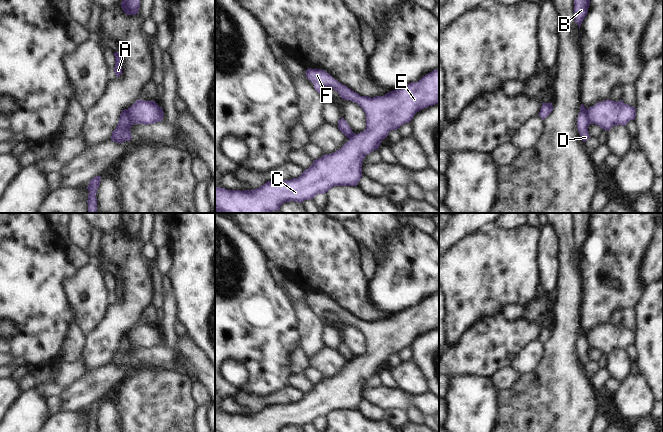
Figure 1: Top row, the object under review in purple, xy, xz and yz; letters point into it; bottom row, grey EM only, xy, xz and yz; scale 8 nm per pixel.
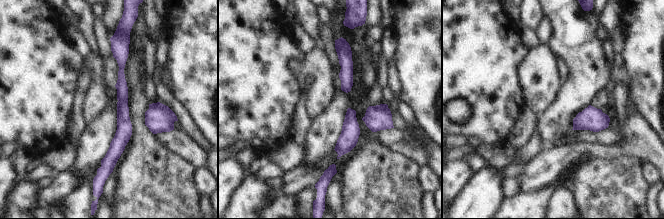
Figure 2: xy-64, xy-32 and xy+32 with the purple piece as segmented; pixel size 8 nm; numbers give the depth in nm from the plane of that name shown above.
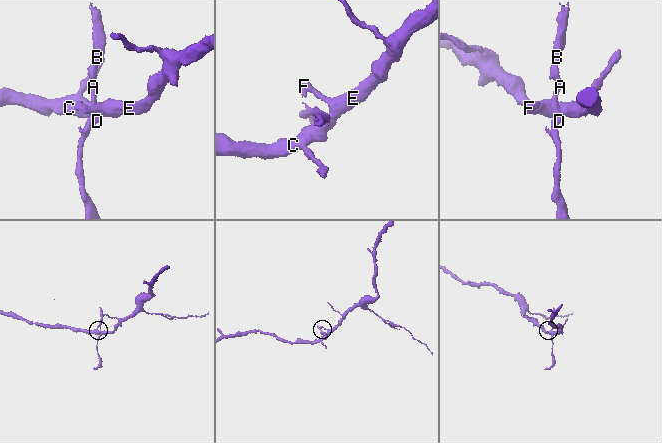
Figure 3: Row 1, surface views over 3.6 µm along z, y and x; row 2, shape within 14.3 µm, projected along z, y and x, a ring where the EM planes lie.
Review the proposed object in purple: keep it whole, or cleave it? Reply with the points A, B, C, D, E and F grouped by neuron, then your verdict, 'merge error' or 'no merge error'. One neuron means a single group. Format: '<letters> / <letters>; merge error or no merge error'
A B D / C E F; merge error

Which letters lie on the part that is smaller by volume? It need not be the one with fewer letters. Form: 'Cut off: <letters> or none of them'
Cut off: A, B, D

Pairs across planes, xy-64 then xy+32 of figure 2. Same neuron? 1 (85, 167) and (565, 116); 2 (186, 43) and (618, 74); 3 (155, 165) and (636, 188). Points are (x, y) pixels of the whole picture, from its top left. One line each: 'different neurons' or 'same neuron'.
1: same neuron
2: different neurons
3: same neuron

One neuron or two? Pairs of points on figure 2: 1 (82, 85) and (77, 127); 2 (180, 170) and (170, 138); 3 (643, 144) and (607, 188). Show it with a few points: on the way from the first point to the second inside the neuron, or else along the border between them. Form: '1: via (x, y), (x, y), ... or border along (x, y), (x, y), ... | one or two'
1: via (79, 95), (77, 117) | one
2: border along (158, 138), (167, 148), (186, 159), (193, 166) | two
3: border along (608, 158), (630, 156), (635, 157), (639, 161) | two

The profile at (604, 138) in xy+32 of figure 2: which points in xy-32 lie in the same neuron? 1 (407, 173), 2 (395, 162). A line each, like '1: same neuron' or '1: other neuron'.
1: other neuron
2: other neuron

